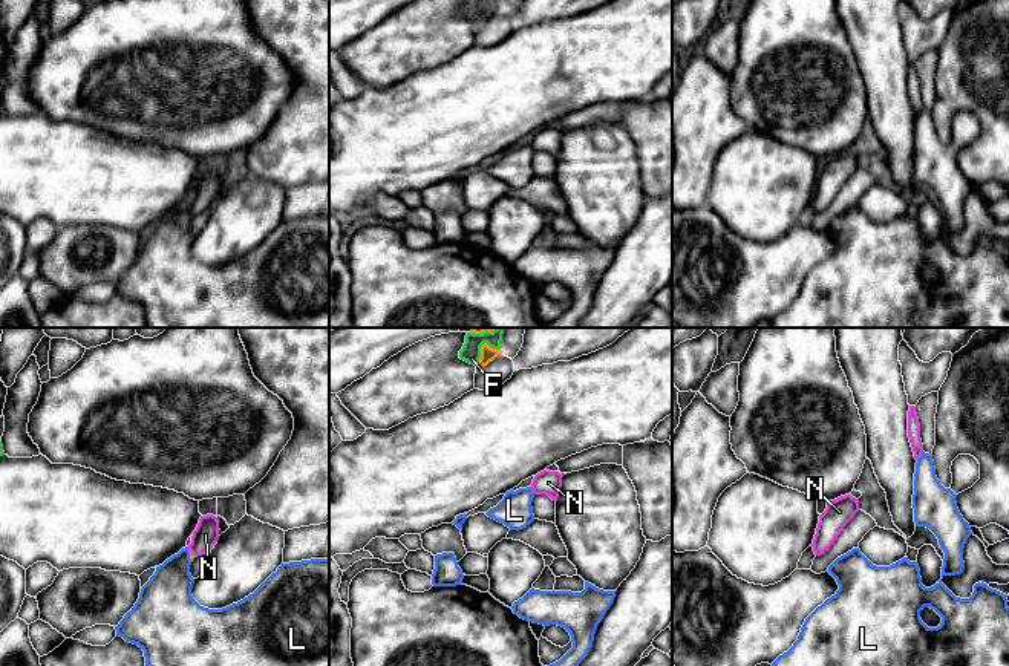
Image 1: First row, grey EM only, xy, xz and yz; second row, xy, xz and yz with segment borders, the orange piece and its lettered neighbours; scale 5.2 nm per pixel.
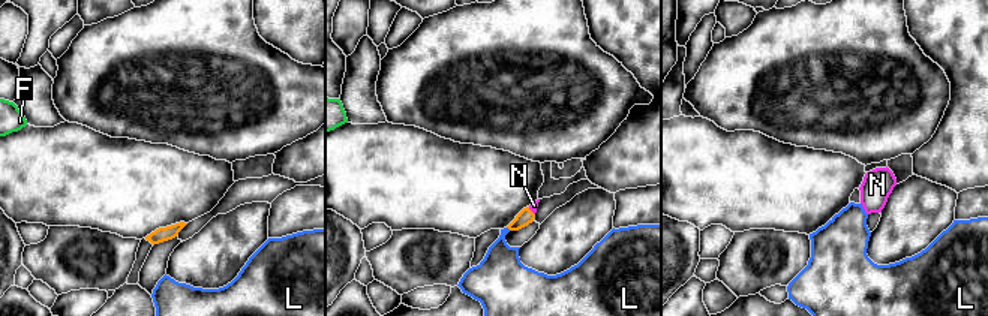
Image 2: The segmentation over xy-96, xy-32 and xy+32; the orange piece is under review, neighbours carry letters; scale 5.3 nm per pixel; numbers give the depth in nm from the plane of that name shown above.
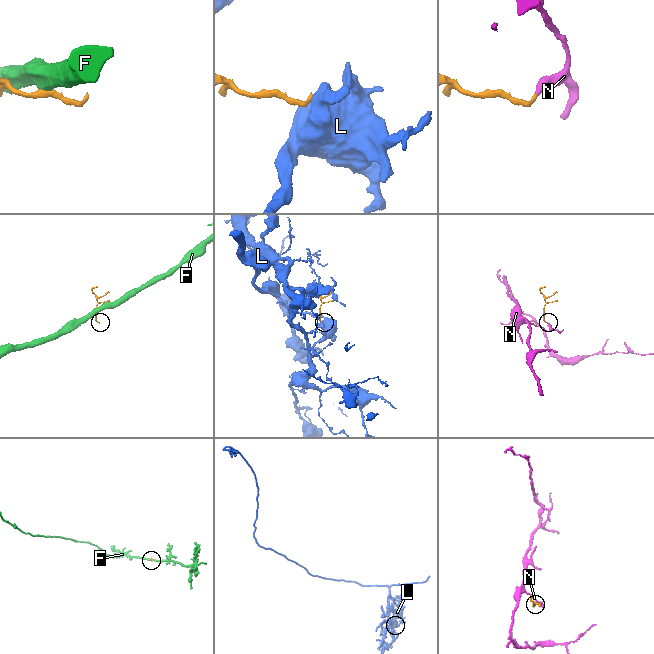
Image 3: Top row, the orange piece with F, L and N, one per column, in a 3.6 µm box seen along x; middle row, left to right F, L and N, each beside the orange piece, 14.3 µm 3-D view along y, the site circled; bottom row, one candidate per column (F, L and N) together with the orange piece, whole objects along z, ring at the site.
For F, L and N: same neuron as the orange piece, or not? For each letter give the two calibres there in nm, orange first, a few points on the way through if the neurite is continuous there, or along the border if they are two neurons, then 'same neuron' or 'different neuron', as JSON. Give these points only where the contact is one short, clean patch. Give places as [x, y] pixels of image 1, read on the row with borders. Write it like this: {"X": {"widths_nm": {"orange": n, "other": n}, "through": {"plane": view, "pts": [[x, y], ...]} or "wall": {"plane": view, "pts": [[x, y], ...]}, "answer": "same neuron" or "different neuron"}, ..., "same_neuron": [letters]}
{"F": {"widths_nm": {"orange": 80, "other": 110}, "wall": {"plane": "xz", "pts": [[499, 348], [484, 343], [475, 365]]}, "answer": "different neuron"}, "L": {"widths_nm": {"orange": 20, "other": 260}, "wall": {"plane": "xy", "pts": [[187, 550], [192, 561]]}, "answer": "different neuron"}, "N": {"widths_nm": {"orange": 20, "other": 130}, "through": {"plane": "xy", "pts": [[192, 556], [190, 553], [205, 535]]}, "answer": "same neuron"}, "same_neuron": ["N"]}

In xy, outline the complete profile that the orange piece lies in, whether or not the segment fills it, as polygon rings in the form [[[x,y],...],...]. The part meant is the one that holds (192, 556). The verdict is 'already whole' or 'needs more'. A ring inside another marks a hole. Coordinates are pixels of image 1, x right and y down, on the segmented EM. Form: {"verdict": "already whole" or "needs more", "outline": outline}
{"verdict": "needs more", "outline": [[[213,514],[201,516],[199,524],[191,536],[191,544],[188,545],[190,559],[208,553],[219,539],[219,521]]]}

